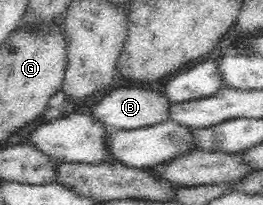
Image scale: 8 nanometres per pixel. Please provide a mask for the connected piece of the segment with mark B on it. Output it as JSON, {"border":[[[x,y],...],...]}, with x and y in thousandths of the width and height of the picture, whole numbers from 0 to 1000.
{"border":[[[449,424],[399,463],[384,493],[350,517],[338,556],[376,571],[395,605],[430,634],[510,634],[574,620],[646,580],[646,532],[658,498],[627,454],[551,439],[536,424]]]}

